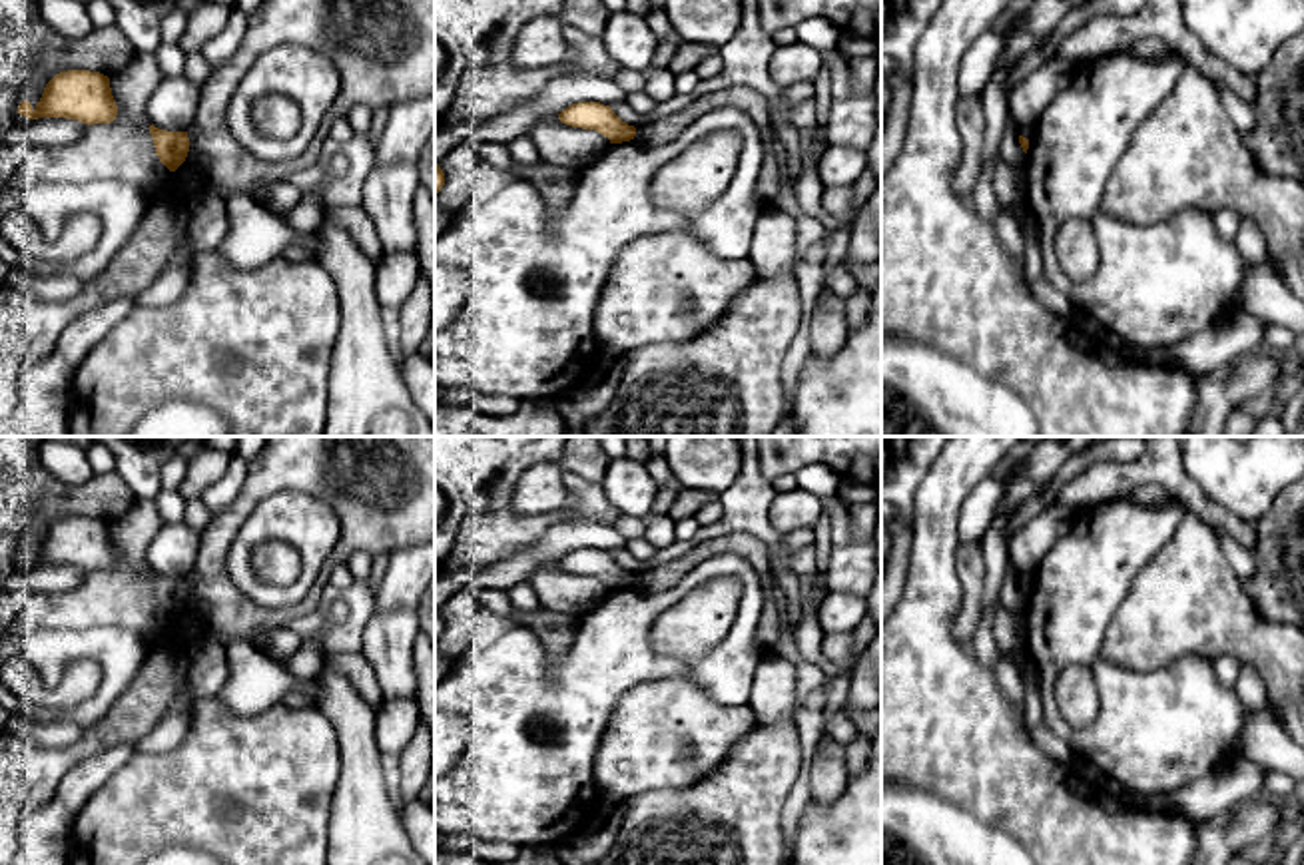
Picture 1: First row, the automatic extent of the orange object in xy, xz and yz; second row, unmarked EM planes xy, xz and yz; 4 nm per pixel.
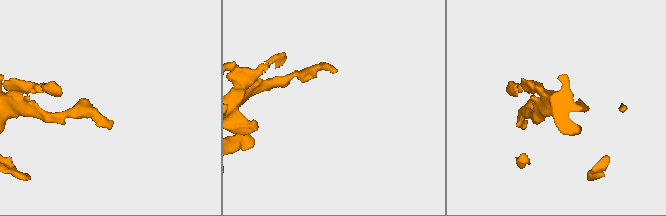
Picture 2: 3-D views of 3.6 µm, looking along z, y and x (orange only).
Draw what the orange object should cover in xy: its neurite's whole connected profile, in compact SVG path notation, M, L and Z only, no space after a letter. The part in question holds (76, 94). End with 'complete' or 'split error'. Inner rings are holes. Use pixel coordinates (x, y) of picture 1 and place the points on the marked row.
M68 70L56 74L44 88L36 106L20 102L18 114L28 120L68 118L82 124L110 124L118 116L110 78L90 70Z; complete

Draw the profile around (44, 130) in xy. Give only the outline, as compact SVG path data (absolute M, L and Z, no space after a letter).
M38 118L26 122L26 140L38 145L70 145L82 140L88 124L68 118Z

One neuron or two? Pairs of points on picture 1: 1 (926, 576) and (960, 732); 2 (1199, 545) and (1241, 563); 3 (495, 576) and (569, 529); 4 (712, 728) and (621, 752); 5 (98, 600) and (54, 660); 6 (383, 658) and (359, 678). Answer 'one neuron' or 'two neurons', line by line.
1: one neuron
2: two neurons
3: one neuron
4: one neuron
5: two neurons
6: two neurons

